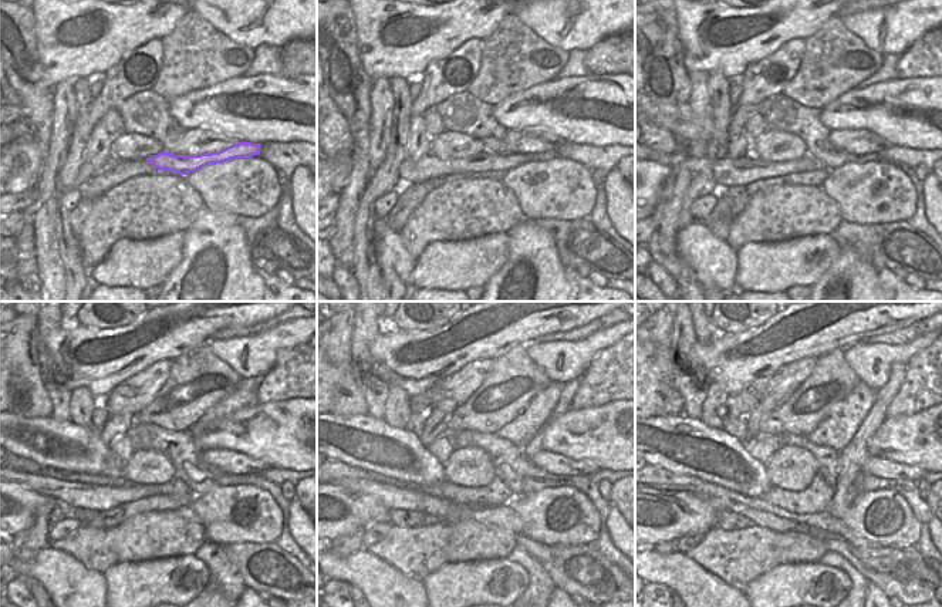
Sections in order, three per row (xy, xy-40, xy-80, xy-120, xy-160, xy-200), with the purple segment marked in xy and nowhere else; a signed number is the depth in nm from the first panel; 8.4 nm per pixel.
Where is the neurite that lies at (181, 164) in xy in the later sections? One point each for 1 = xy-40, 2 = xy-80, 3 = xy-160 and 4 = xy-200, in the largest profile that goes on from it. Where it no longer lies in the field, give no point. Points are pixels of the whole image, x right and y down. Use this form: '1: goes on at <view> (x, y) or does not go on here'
1: goes on at xy-40 (409, 174)
2: goes on at xy-80 (726, 175)
3: goes on at xy-160 (411, 498)
4: goes on at xy-200 (705, 495)

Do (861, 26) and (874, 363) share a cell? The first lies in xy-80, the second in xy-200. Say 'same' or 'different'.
same

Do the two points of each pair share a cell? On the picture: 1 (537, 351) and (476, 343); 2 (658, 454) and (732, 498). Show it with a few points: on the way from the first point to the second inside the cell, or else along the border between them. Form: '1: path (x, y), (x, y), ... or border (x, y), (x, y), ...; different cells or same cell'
1: border (532, 343), (527, 347); different cells
2: border (708, 482), (739, 493); different cells

